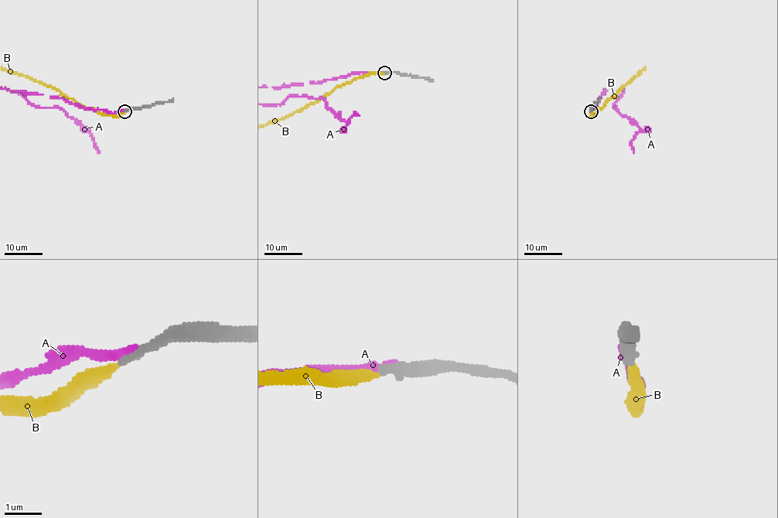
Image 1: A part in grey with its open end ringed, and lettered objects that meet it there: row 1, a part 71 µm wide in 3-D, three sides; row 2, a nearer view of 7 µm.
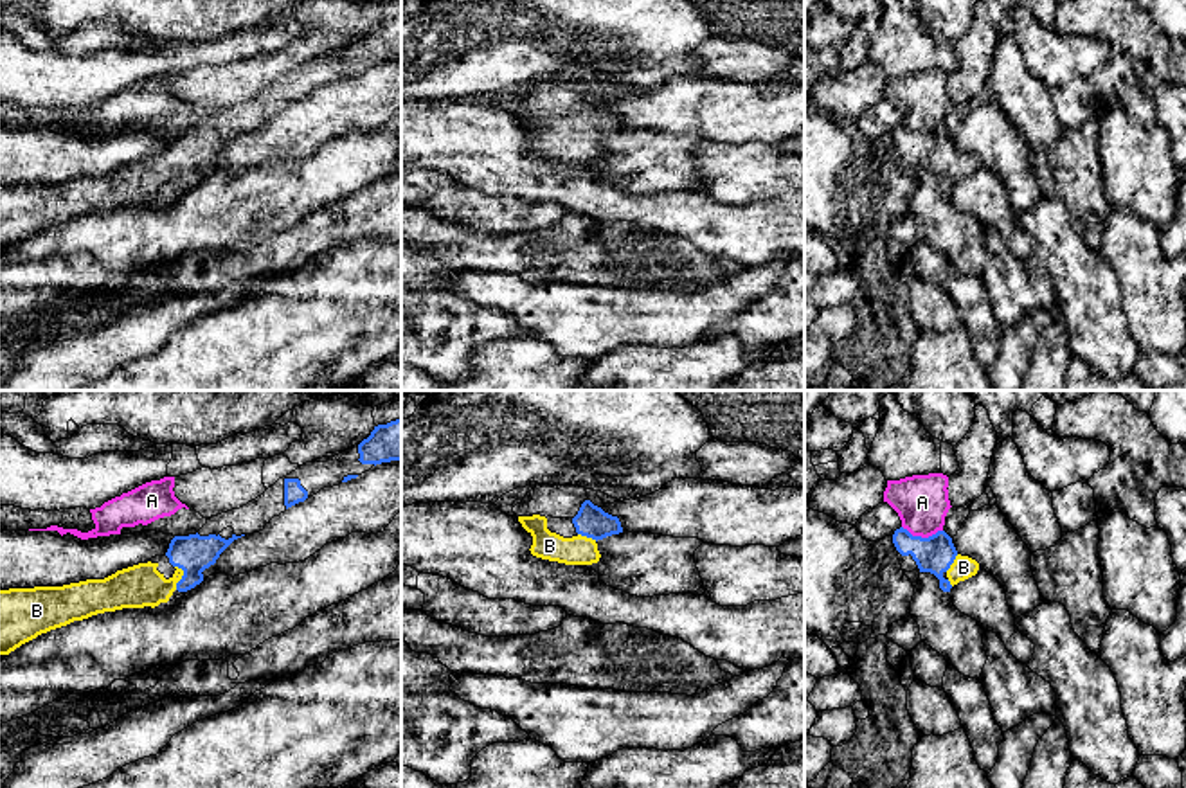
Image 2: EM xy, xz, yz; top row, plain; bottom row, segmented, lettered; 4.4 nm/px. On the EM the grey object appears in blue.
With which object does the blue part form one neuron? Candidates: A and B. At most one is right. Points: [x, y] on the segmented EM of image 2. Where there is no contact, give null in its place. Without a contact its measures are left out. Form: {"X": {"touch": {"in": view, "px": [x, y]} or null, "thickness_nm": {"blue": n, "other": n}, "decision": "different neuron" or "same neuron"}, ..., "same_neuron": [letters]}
{"A": {"touch": {"in": "yz", "px": [920, 537]}, "thickness_nm": {"blue": 170, "other": 240}, "decision": "different neuron"}, "B": {"touch": {"in": "xy", "px": [182, 578]}, "thickness_nm": {"blue": 170, "other": 190}, "decision": "same neuron"}, "same_neuron": ["B"]}

